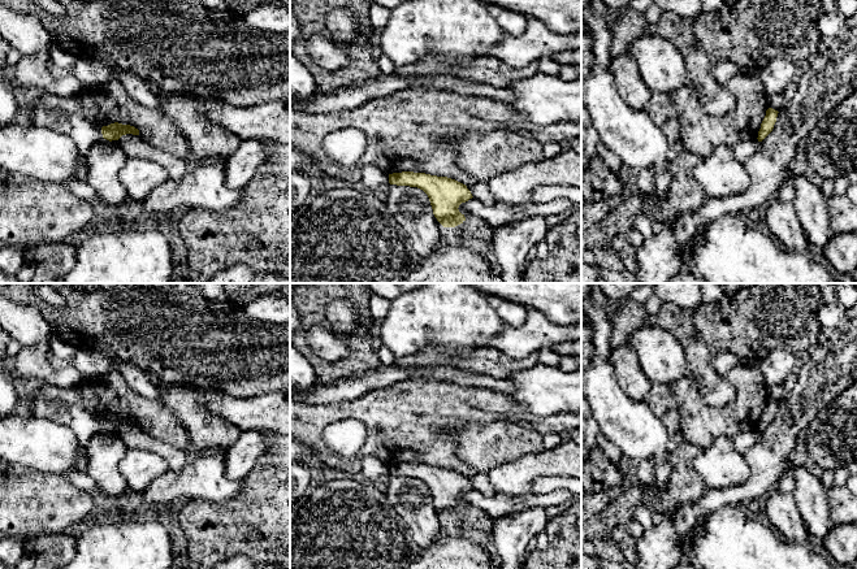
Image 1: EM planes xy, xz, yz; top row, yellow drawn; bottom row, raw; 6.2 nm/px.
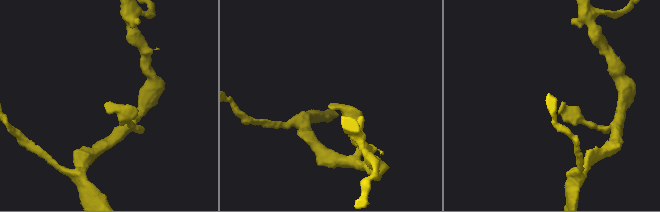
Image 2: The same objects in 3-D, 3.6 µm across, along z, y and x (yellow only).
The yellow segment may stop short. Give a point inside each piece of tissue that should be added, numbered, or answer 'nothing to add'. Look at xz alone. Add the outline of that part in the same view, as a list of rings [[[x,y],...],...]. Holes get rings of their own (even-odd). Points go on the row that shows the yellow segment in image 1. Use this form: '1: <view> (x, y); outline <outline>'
nothing to add

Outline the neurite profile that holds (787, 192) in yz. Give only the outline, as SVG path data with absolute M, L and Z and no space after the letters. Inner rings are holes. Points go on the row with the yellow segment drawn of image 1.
M785 181L776 194L776 197L785 200L785 201L793 201L796 196L796 191L793 184L789 181Z

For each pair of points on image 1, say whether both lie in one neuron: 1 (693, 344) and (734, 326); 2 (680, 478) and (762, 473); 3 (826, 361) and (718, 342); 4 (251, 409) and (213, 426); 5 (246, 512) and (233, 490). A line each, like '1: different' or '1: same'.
1: different
2: different
3: different
4: different
5: different

